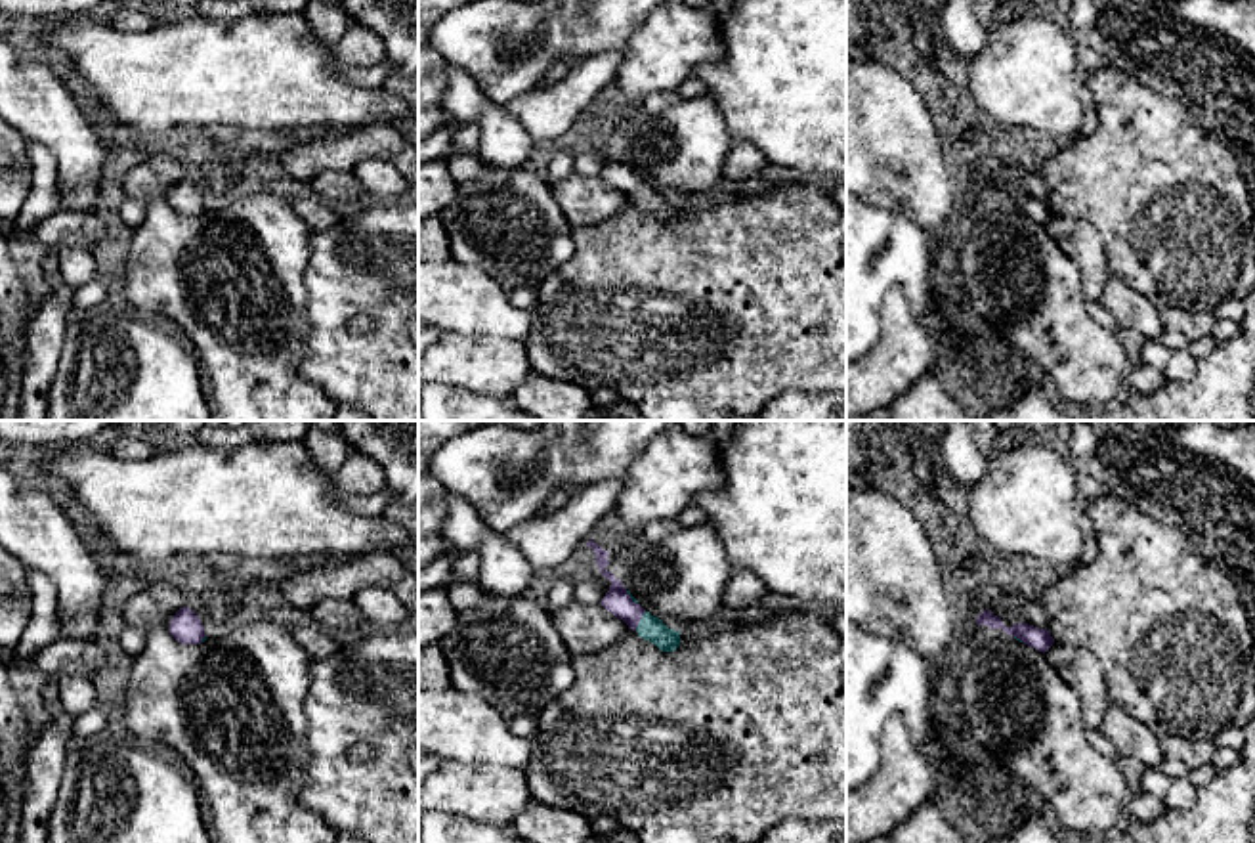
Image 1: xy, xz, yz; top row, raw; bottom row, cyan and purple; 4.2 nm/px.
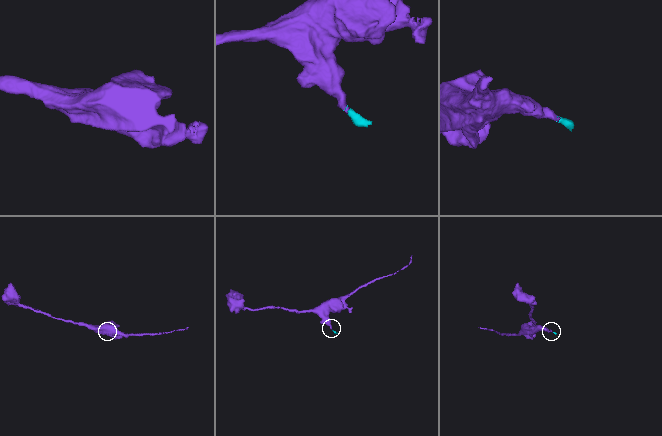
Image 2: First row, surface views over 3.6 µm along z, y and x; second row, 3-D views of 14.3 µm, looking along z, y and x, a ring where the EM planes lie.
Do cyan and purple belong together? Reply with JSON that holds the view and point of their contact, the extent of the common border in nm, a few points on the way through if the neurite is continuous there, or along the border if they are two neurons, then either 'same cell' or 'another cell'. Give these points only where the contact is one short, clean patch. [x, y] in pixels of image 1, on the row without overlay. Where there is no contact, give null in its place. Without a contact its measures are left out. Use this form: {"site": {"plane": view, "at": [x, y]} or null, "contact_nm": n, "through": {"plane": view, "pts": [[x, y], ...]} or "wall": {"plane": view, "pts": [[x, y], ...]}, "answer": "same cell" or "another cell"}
{"site": {"plane": "xz", "at": [640, 192]}, "contact_nm": 100, "through": {"plane": "xz", "pts": [[650, 199], [640, 192], [617, 172]]}, "answer": "same cell"}

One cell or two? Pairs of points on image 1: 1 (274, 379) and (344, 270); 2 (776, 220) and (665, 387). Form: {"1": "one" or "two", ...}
{"1": "two", "2": "one"}

